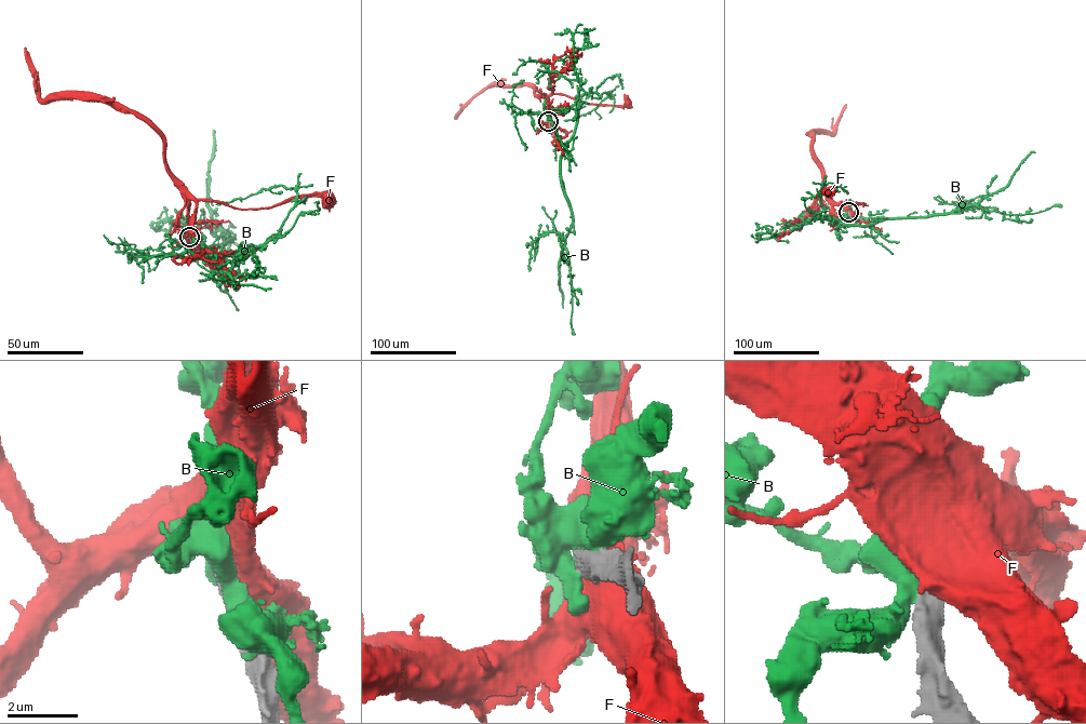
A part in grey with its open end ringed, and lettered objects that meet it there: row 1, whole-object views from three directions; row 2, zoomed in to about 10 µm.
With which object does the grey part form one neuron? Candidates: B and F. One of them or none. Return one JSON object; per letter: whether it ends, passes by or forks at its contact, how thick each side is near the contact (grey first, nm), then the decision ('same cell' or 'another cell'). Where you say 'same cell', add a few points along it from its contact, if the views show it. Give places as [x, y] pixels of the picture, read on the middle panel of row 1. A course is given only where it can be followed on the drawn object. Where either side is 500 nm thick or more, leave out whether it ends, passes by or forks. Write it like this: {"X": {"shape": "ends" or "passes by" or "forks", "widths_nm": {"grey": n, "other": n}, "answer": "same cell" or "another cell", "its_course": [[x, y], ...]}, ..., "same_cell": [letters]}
{"B": {"widths_nm": {"grey": 650, "other": 480}, "answer": "another cell"}, "F": {"widths_nm": {"grey": 550, "other": 850}, "answer": "another cell"}, "same_cell": []}

